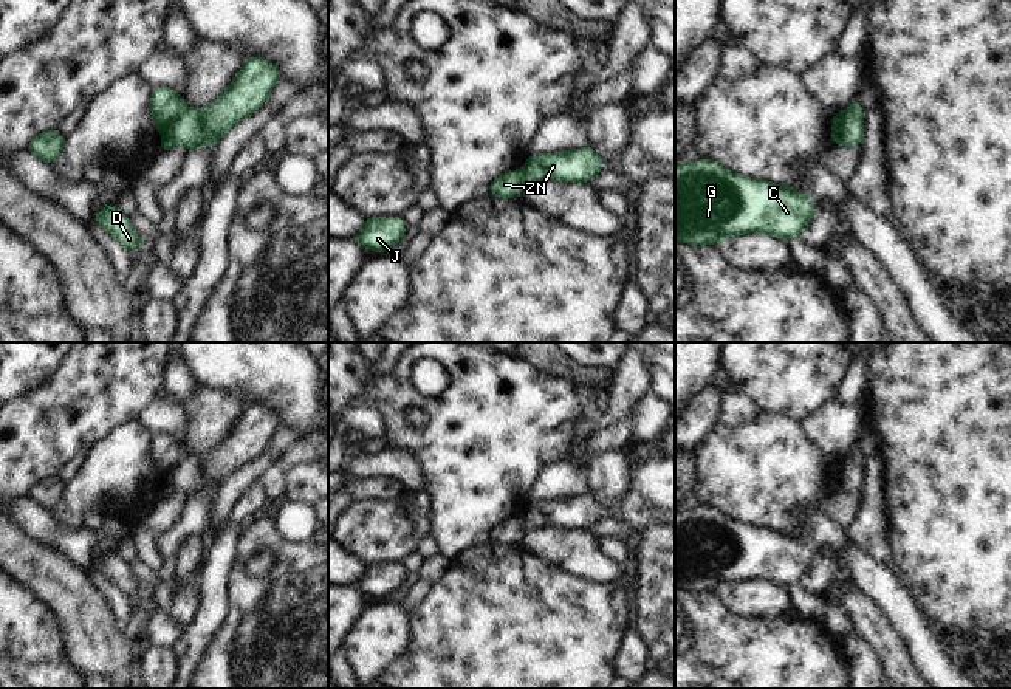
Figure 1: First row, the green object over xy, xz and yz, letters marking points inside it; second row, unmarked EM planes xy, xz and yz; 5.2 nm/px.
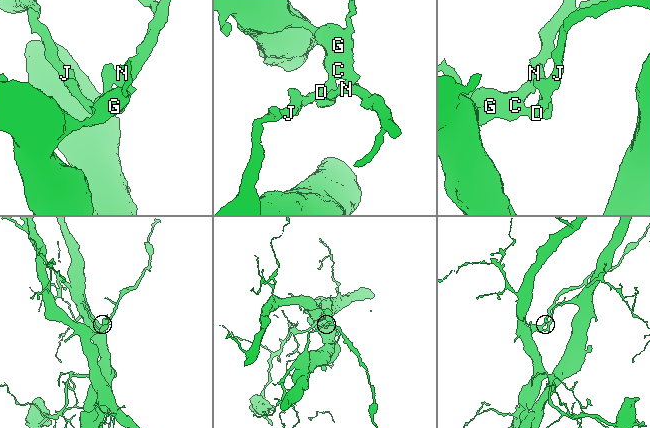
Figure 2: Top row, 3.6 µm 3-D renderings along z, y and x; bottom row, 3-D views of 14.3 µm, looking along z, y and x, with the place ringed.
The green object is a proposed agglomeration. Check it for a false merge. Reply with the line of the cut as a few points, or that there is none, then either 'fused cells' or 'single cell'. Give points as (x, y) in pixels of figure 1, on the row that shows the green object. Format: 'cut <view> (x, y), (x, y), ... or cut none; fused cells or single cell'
cut xy (186, 107), (172, 126), (174, 143); fused cells

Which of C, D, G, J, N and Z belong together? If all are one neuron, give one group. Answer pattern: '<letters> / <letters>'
C D G J N / Z

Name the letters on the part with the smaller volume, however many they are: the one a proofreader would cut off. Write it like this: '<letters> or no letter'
Z

